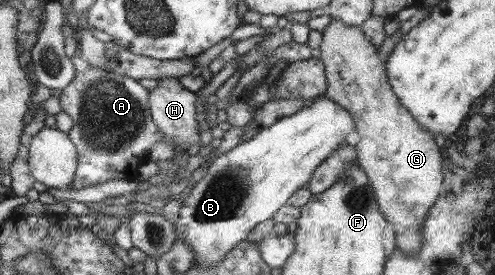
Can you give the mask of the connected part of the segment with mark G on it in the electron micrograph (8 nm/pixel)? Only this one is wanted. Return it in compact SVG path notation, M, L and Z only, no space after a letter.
M332 19L327 28L322 31L323 40L321 46L321 60L325 65L325 74L328 82L328 89L323 94L337 104L340 104L346 111L354 115L359 133L359 143L357 144L357 160L361 171L365 172L369 183L373 187L379 212L383 218L392 222L396 229L396 247L416 255L421 248L422 237L420 236L420 224L427 219L429 210L435 206L439 199L440 192L443 191L445 169L443 162L445 152L440 150L434 142L431 132L425 132L425 128L419 124L413 115L401 104L395 96L391 85L388 83L388 76L379 59L377 49L365 37L361 27L347 26L340 20Z

